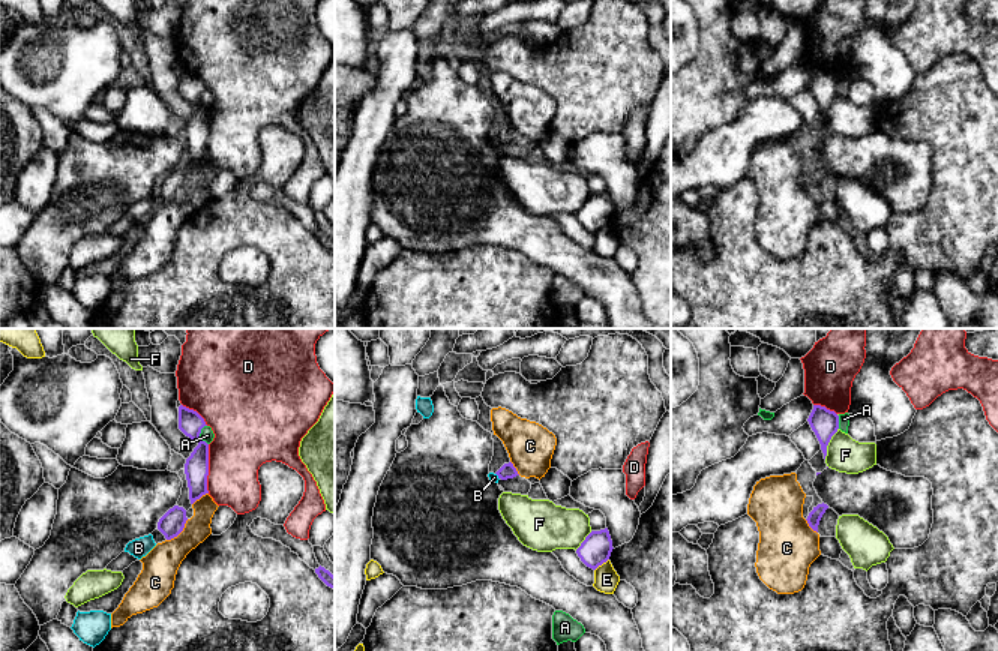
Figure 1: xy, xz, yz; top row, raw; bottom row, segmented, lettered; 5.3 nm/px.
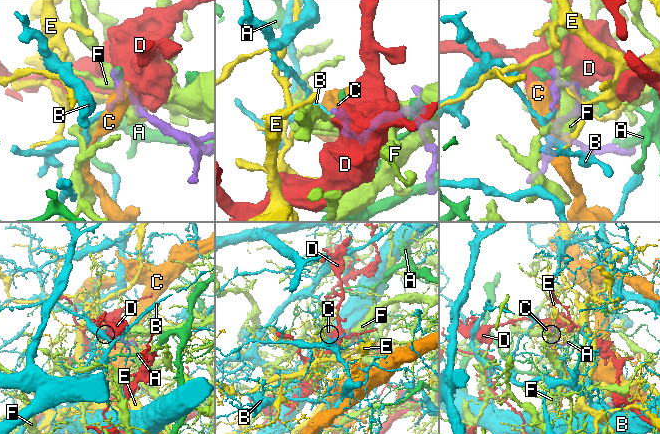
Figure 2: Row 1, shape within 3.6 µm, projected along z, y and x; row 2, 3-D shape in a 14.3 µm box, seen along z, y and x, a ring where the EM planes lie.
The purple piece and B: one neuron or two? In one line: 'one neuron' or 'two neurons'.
one neuron

